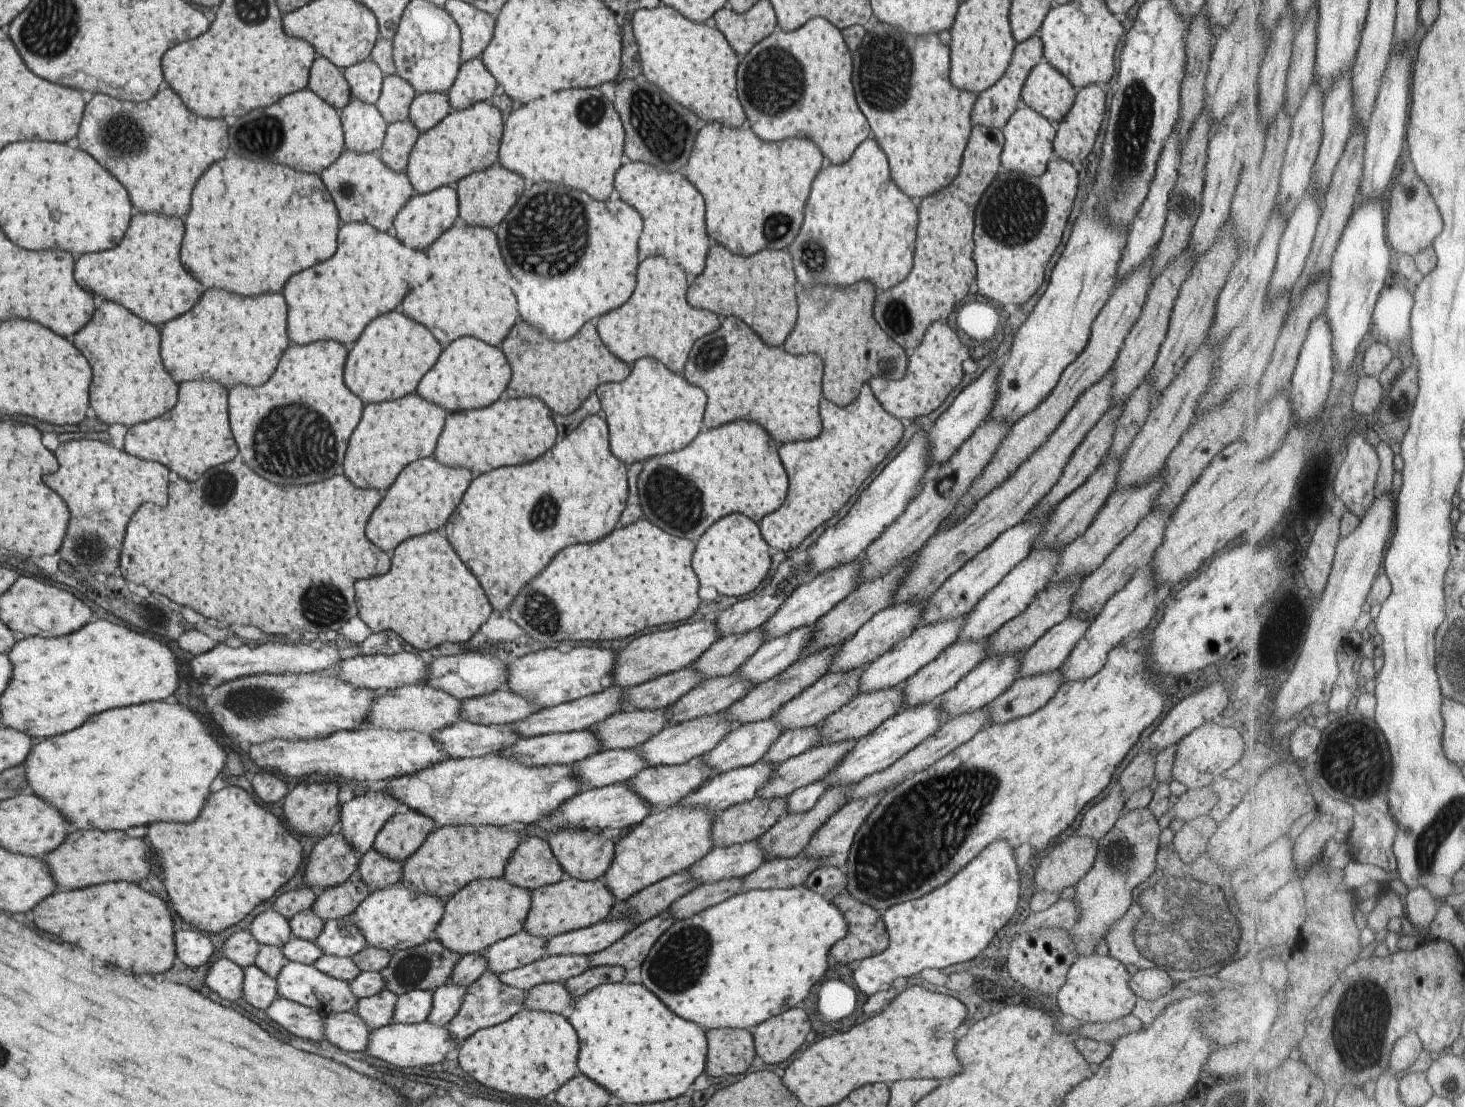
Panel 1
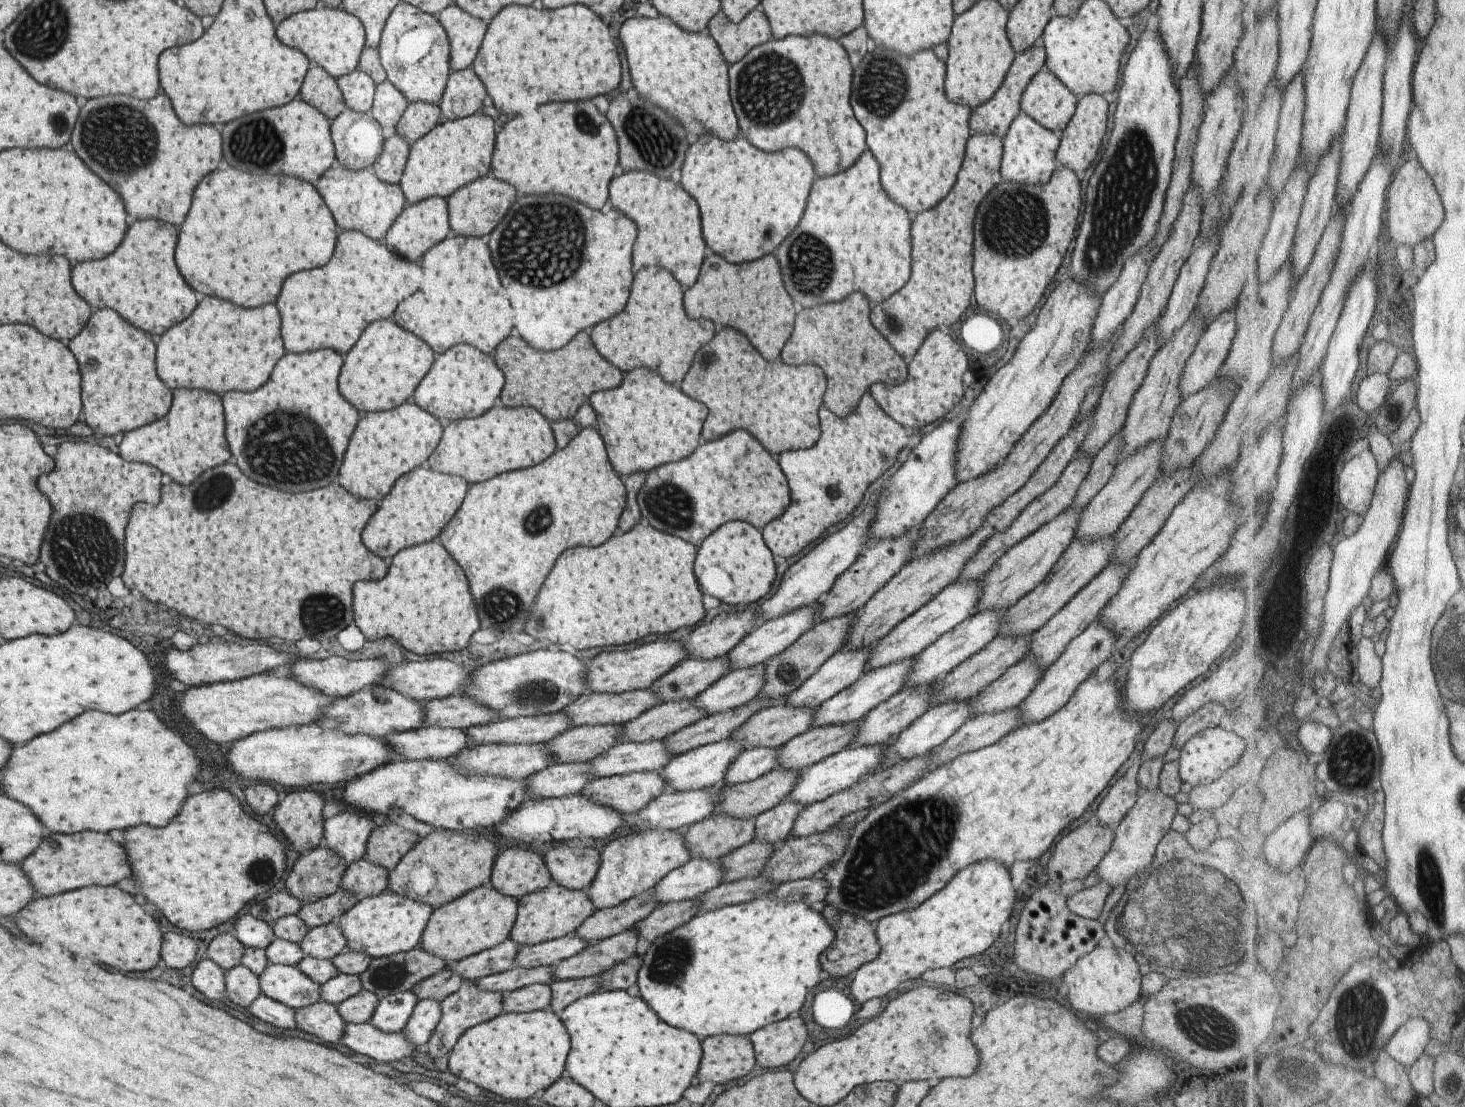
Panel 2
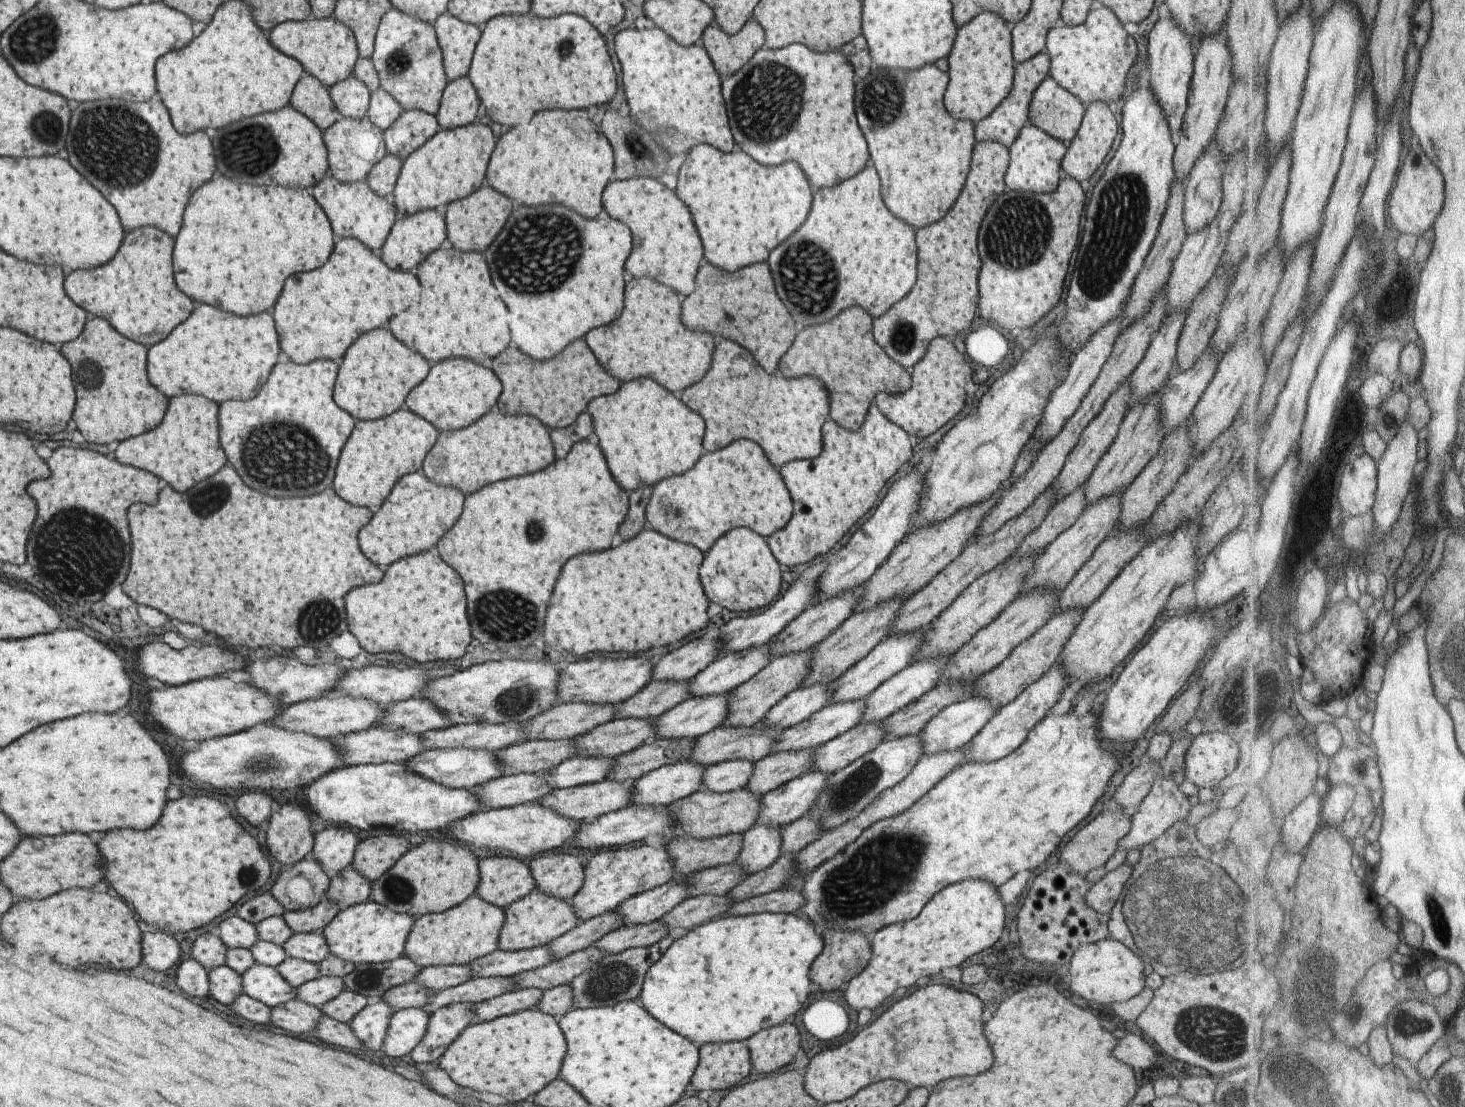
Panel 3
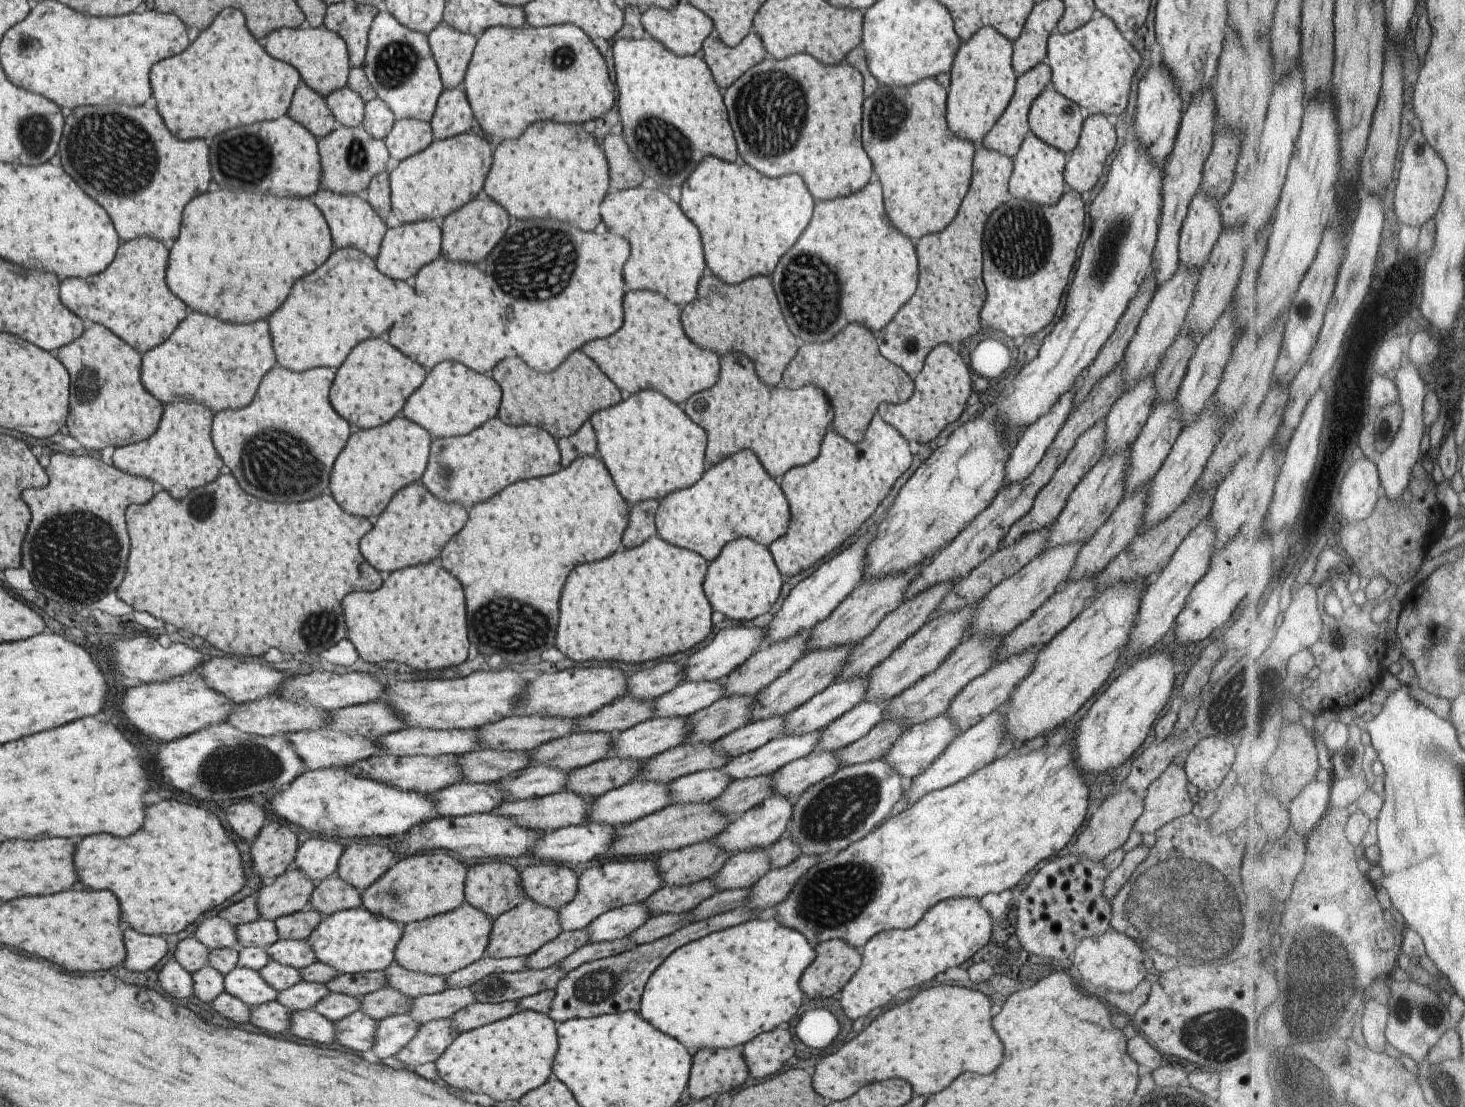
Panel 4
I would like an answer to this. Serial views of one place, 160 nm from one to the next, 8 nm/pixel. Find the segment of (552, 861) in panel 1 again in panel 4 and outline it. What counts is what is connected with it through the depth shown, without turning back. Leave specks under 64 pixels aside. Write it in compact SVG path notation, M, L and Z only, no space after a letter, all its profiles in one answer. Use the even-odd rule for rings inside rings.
M487 860L486 863L467 868L464 891L465 902L480 910L489 920L511 910L526 896L520 883L519 873L510 865L510 861L505 860Z

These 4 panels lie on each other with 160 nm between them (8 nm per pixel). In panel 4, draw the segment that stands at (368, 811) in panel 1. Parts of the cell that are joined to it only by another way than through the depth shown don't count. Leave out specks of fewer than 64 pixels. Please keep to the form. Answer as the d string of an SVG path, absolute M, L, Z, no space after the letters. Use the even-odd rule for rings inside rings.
M312 836L298 850L293 868L316 884L336 872L341 854L341 848L333 840Z

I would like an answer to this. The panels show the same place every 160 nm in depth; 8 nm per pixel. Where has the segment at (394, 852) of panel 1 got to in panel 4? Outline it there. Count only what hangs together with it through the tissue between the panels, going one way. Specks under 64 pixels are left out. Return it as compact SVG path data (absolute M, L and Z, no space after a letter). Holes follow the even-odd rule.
M351 843L342 850L336 874L355 888L357 892L366 889L378 880L393 864L393 854L381 844Z

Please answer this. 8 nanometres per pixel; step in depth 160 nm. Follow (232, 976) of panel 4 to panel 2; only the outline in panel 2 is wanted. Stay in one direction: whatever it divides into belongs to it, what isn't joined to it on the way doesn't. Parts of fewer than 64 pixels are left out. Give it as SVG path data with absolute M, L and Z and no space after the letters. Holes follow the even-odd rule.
M269 963L258 976L261 995L292 1009L319 1001L318 984L301 974L294 965Z

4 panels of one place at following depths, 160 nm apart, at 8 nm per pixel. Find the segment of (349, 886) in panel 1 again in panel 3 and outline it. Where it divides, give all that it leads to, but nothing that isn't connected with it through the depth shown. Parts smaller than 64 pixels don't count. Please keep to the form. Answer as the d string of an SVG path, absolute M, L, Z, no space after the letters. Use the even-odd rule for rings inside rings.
M323 898L315 906L298 911L285 911L281 918L286 925L295 933L310 933L322 930L337 914L341 907Z

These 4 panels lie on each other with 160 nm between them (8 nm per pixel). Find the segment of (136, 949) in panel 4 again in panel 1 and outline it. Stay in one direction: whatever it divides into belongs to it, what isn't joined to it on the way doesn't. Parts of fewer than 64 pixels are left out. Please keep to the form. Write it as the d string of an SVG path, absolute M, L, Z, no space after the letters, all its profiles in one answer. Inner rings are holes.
M195 929L177 930L174 940L175 946L179 946L179 962L189 968L205 964L213 952L211 942Z

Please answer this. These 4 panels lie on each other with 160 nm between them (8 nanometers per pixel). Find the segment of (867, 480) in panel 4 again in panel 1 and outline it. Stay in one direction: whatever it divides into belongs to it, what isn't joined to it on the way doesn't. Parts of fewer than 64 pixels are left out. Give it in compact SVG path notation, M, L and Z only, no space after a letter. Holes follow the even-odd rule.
M867 383L863 384L856 398L847 406L838 407L821 398L818 415L822 424L820 433L809 442L783 444L777 454L786 472L788 487L781 506L758 522L760 535L772 553L787 552L797 548L817 526L827 522L859 488L861 482L875 470L875 466L895 448L903 430L901 422L891 416L873 396Z

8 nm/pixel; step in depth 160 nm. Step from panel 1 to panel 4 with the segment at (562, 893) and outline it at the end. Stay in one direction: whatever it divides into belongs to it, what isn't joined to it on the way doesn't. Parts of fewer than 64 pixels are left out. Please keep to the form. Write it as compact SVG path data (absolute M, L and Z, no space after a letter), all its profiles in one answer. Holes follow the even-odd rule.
M527 896L523 897L517 906L491 920L492 925L485 947L485 956L492 959L525 958L534 953L561 932L556 912L552 908L533 902Z

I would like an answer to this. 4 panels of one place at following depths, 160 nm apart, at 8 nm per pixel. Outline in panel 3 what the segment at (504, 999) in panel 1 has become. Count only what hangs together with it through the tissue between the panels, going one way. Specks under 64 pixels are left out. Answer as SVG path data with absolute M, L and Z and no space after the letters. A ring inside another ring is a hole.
M453 1003L429 1015L423 1038L411 1049L414 1062L429 1062L441 1057L459 1033L475 1021L473 1004Z

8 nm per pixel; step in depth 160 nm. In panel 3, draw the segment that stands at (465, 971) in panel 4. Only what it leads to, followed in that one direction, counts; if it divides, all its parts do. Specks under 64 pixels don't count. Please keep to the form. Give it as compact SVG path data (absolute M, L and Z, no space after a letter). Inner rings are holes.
M546 945L520 951L495 949L472 960L467 966L473 977L512 977L553 961Z

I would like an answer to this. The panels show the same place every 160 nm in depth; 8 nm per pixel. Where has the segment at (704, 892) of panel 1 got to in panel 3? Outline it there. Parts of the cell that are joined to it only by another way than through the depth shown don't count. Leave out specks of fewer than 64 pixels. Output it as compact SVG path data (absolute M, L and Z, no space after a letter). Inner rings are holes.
M660 920L644 925L620 926L618 929L604 934L591 946L599 949L605 955L617 954L619 951L631 947L648 947L655 944L668 933L668 930L669 928Z

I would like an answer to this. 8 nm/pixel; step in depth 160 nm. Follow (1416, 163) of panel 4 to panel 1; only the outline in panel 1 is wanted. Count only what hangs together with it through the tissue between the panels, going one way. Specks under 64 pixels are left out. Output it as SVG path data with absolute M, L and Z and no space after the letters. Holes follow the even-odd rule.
M1405 168L1397 175L1388 191L1390 207L1387 213L1388 238L1398 255L1416 255L1433 245L1445 230L1446 220L1426 180L1417 169Z

